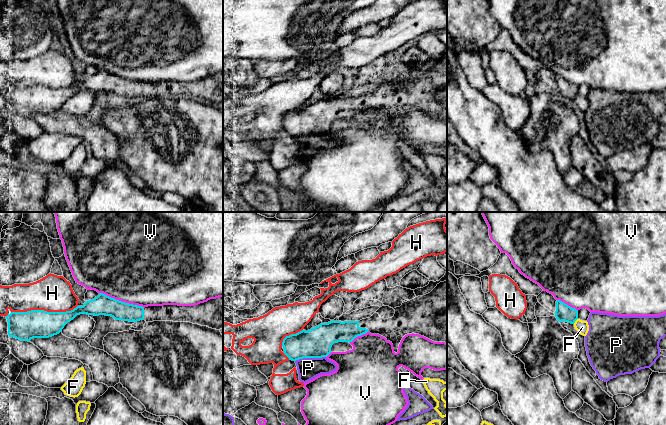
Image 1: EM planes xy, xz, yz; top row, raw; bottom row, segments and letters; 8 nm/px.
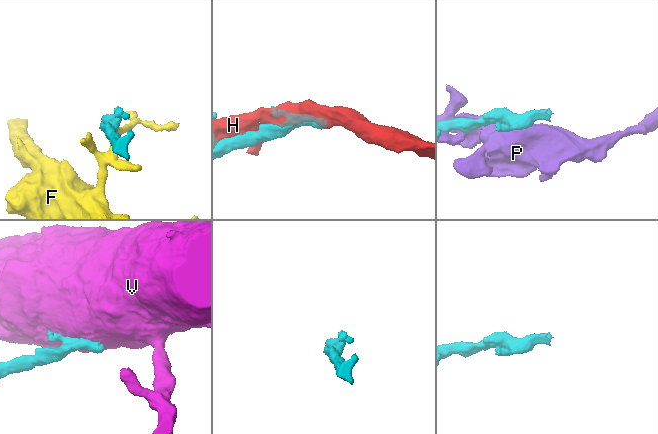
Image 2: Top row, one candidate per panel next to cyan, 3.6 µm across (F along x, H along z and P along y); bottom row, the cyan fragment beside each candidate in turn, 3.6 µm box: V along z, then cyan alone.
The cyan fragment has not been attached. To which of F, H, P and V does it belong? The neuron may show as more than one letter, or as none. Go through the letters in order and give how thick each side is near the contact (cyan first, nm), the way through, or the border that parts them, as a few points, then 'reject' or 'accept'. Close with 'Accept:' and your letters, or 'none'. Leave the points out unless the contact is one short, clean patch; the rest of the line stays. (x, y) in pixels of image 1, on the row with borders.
F: 130/100 nm | along yz (577, 318), (573, 323) | reject
H: 220/300 nm | reject
P: 240/180 nm | reject
V: 160/500 nm | reject
Accept: none

